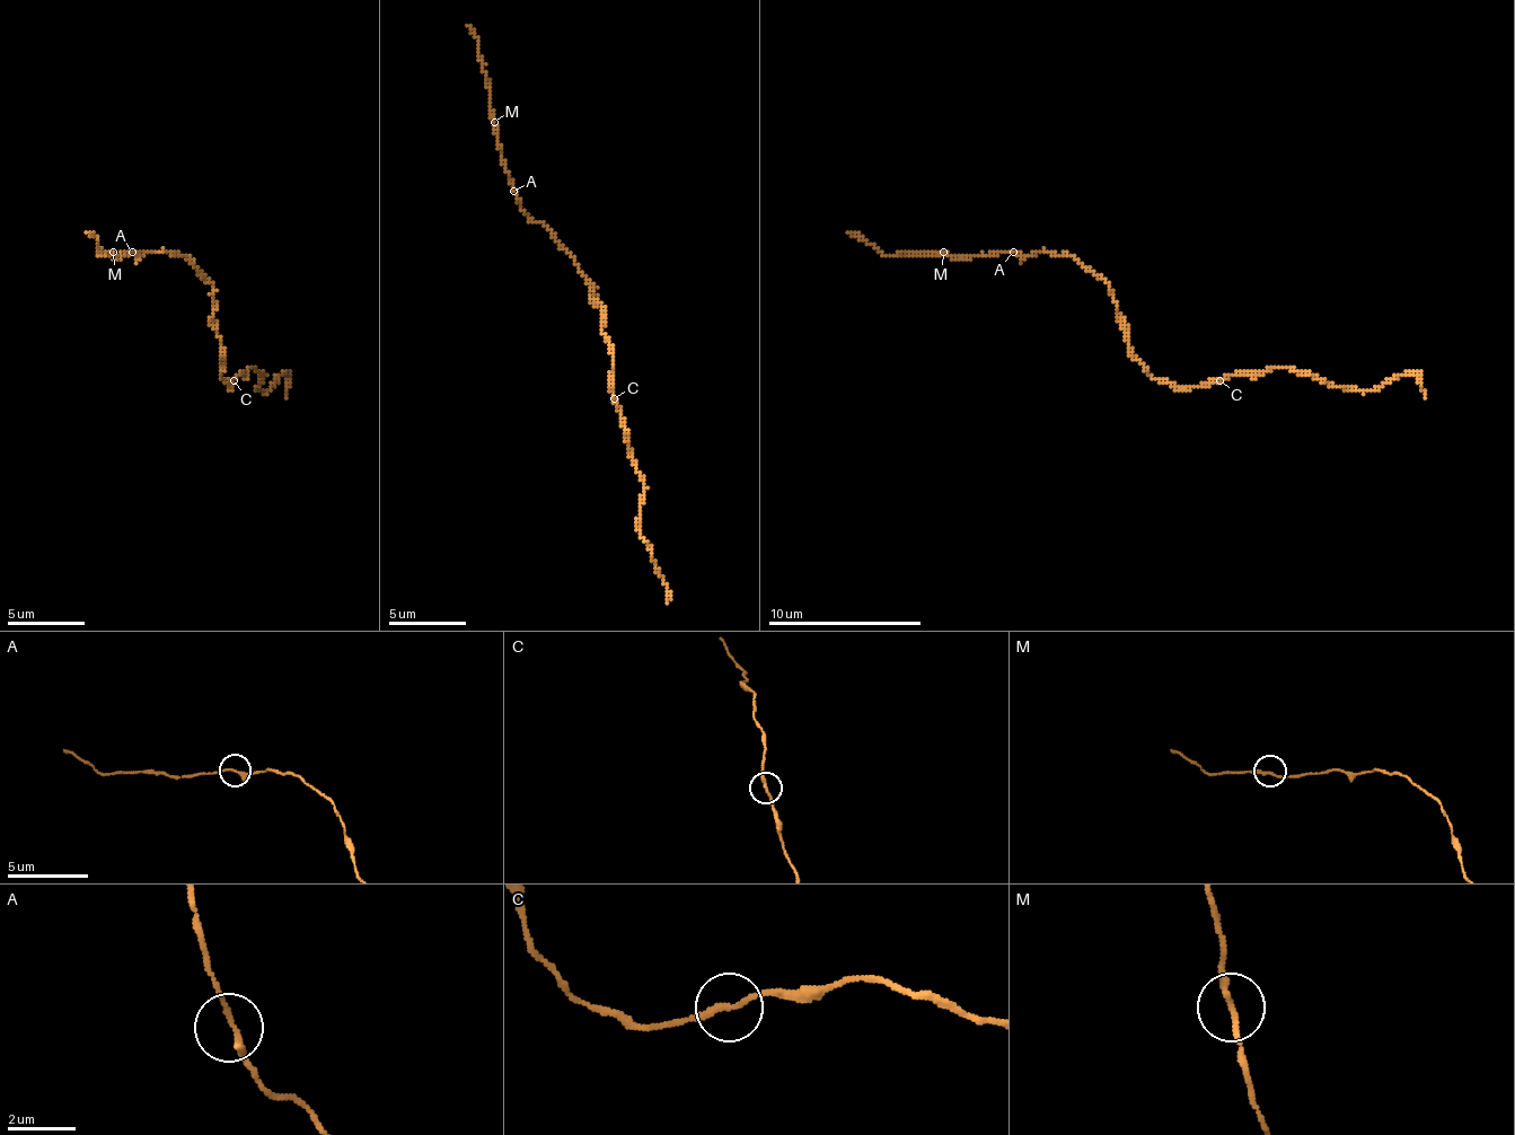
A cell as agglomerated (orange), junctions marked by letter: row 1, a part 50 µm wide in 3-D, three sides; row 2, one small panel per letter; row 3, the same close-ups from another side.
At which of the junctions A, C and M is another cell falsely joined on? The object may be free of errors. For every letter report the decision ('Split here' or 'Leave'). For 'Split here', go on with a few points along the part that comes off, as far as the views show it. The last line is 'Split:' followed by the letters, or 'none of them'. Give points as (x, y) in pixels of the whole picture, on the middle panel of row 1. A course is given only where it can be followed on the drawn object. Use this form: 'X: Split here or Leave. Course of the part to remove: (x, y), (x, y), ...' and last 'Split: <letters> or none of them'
A: Leave
C: Leave
M: Leave
Split: none of them

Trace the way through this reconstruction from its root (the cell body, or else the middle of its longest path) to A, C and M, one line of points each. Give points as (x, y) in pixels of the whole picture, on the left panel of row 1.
A: (217, 336), (213, 287), (183, 256), (167, 252), (143, 252), (140, 256), (132, 252)
C: (217, 336), (221, 341), (221, 375), (232, 387), (232, 379)
M: (217, 336), (213, 287), (183, 256), (167, 252), (143, 252), (140, 256), (129, 252), (117, 256), (113, 252)

